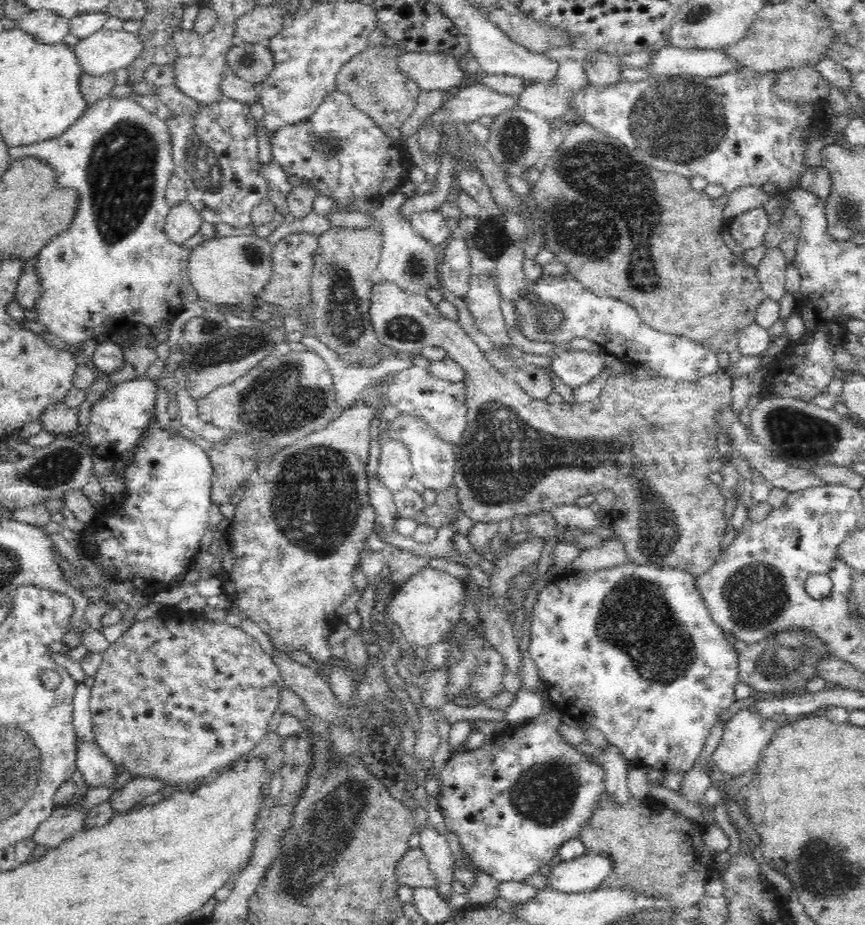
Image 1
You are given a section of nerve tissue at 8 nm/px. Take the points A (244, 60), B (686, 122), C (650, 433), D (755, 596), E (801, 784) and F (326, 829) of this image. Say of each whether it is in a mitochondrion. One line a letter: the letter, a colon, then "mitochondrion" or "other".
A: mitochondrion
B: mitochondrion
C: mitochondrion
D: mitochondrion
E: other
F: mitochondrion

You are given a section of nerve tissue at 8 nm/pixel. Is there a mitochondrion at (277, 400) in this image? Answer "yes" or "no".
yes

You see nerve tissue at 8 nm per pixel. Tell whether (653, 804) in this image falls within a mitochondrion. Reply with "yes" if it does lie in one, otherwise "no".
no

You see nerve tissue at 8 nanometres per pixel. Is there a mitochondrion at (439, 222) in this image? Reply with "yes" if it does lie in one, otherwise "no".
no

